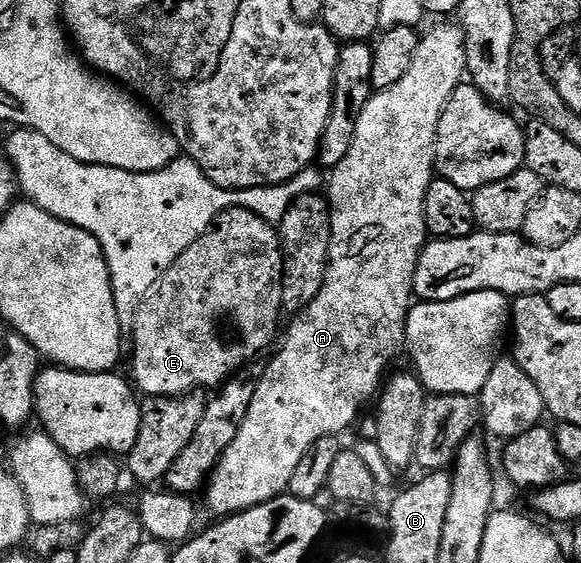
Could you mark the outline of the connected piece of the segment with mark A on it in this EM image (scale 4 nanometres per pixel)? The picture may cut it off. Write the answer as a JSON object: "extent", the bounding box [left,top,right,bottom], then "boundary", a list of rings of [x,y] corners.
{"extent":[204,21,466,517],"boundary":[[[442,21],[439,27],[434,27],[431,29],[427,35],[423,34],[418,41],[418,48],[416,49],[416,57],[412,57],[412,65],[408,65],[408,73],[404,73],[404,77],[400,77],[400,81],[396,81],[396,85],[392,85],[388,89],[383,91],[374,91],[371,94],[368,105],[364,105],[364,113],[360,113],[360,121],[356,121],[356,137],[352,137],[352,149],[348,149],[348,157],[344,157],[344,161],[340,161],[340,165],[336,165],[329,172],[328,175],[328,191],[330,187],[330,195],[328,194],[328,202],[330,204],[330,265],[326,269],[326,280],[324,285],[320,289],[320,293],[316,293],[316,301],[312,301],[312,305],[308,305],[302,311],[297,312],[296,318],[298,319],[294,323],[294,328],[290,331],[290,336],[286,340],[283,338],[281,340],[280,346],[277,348],[278,356],[271,361],[270,364],[265,364],[262,379],[258,382],[258,388],[256,389],[256,397],[252,397],[252,405],[248,405],[248,417],[244,417],[244,425],[240,425],[240,433],[236,433],[236,441],[232,441],[232,445],[228,445],[228,449],[224,453],[224,457],[218,462],[218,466],[214,468],[214,474],[210,476],[208,480],[208,486],[205,488],[204,496],[206,495],[206,503],[210,506],[210,511],[214,517],[225,517],[227,515],[234,514],[235,511],[247,511],[250,507],[255,507],[260,505],[264,501],[269,499],[274,499],[277,495],[283,494],[289,488],[290,482],[292,481],[292,473],[296,470],[296,465],[300,465],[300,460],[304,458],[304,453],[308,453],[308,449],[312,449],[312,445],[316,445],[316,441],[320,441],[320,437],[328,437],[329,435],[341,436],[343,434],[342,430],[346,426],[353,424],[355,420],[363,414],[366,402],[373,400],[375,398],[376,392],[379,390],[380,384],[383,382],[384,376],[387,374],[386,366],[390,363],[390,358],[394,354],[401,352],[403,350],[406,341],[406,317],[412,306],[412,296],[414,295],[414,278],[416,277],[416,265],[418,264],[418,258],[422,252],[423,247],[426,246],[428,242],[428,232],[426,230],[426,214],[424,213],[424,201],[426,200],[426,194],[428,193],[428,185],[436,177],[436,168],[434,165],[434,146],[436,145],[436,137],[438,136],[438,126],[440,125],[440,117],[442,116],[443,109],[448,105],[448,101],[452,97],[452,93],[457,89],[459,83],[463,82],[464,76],[466,75],[466,38],[462,32],[461,26],[455,25],[450,21]]]}

